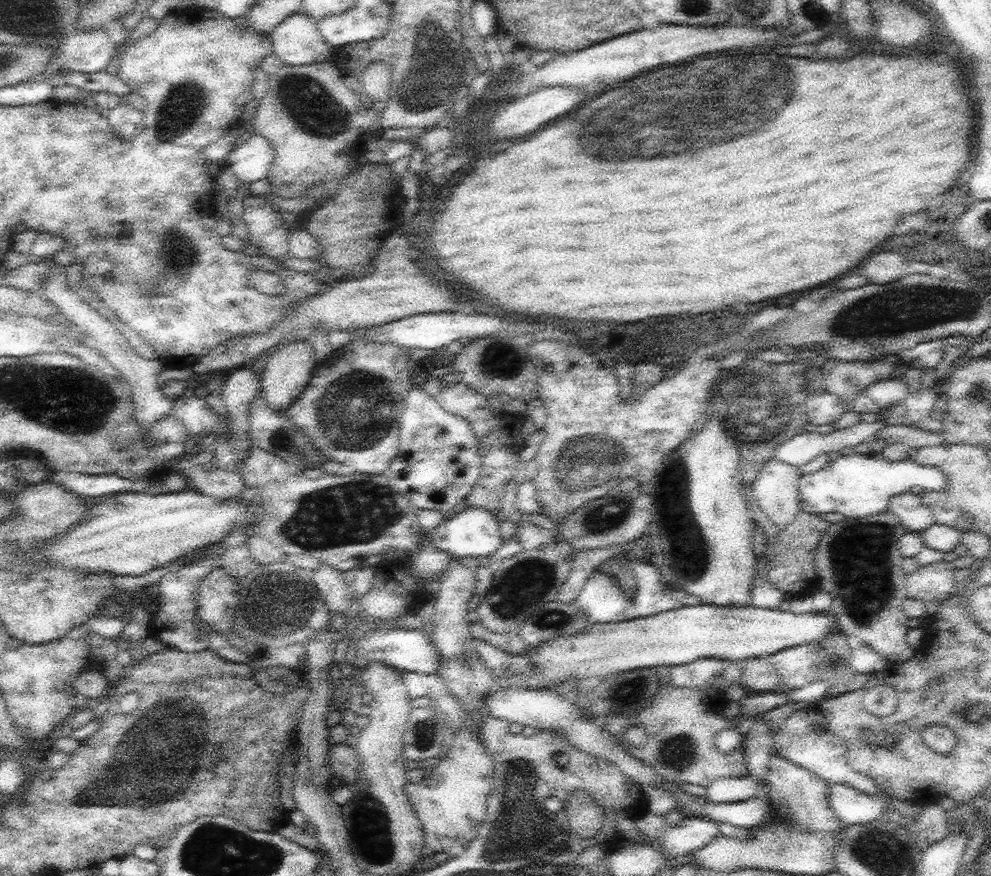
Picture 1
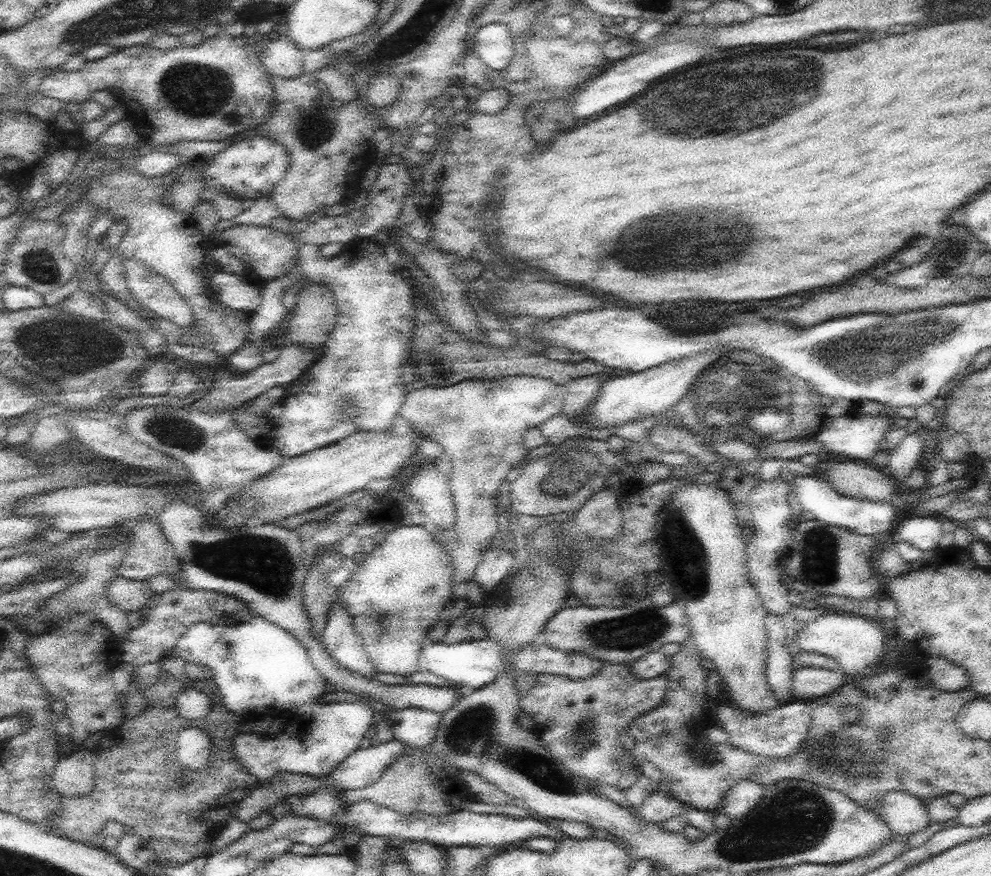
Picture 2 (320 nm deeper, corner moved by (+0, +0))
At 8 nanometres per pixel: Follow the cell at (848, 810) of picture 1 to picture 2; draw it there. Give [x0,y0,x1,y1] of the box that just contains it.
[874,792,932,835]

